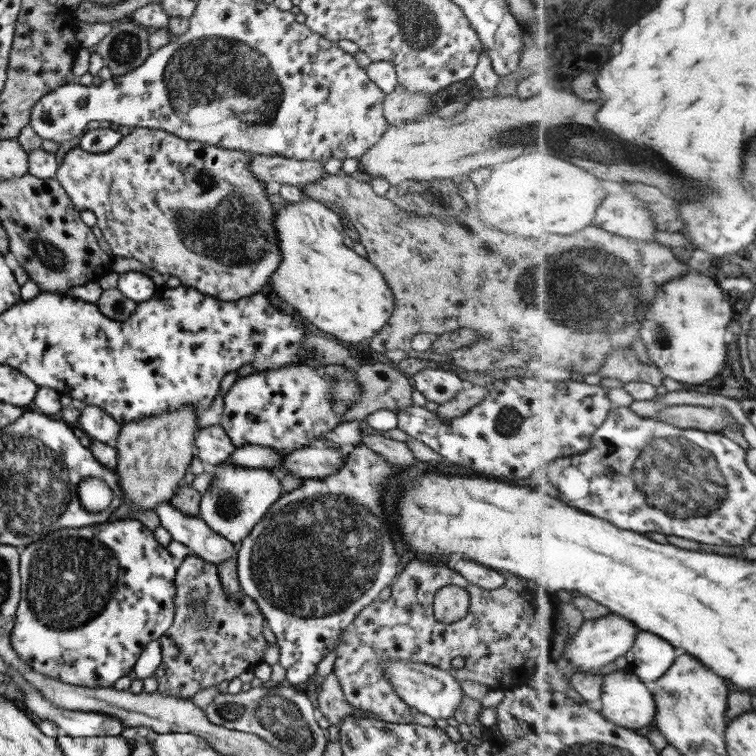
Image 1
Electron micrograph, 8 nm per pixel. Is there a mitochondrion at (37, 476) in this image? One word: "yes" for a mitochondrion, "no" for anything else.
yes

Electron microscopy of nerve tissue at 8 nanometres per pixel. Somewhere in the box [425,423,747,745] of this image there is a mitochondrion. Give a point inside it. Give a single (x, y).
(676, 474)

